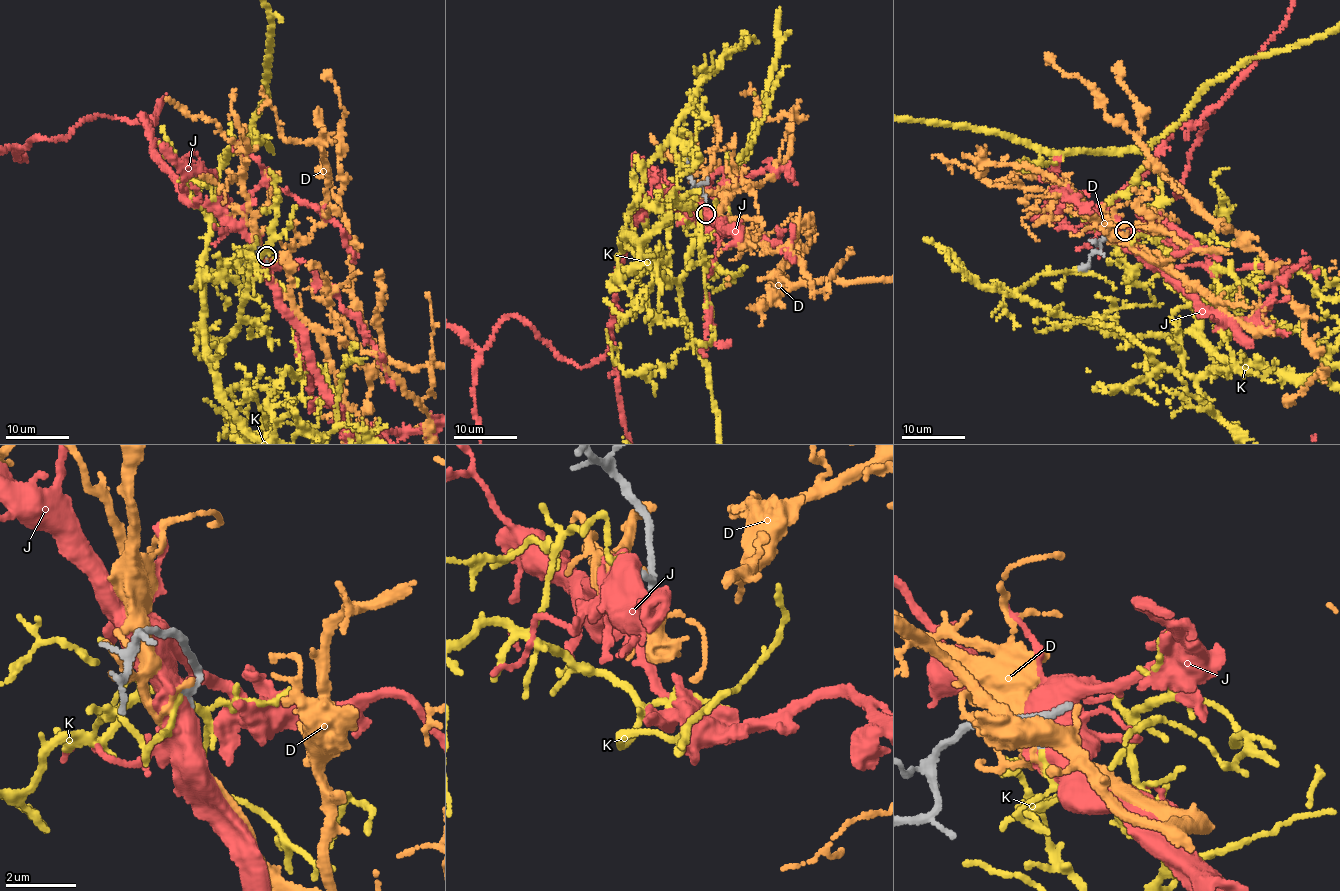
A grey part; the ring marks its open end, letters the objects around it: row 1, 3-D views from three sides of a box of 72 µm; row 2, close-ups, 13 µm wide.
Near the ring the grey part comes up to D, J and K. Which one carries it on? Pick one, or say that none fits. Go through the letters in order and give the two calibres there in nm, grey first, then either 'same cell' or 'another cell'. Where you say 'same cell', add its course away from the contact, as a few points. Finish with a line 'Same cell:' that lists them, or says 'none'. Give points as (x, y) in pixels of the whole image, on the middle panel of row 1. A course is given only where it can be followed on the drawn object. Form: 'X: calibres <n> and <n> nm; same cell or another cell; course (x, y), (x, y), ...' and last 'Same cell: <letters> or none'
D: calibres 190 and 160 nm; another cell
J: calibres 150 and 850 nm; another cell
K: calibres 150 and 180 nm; another cell
Same cell: none

